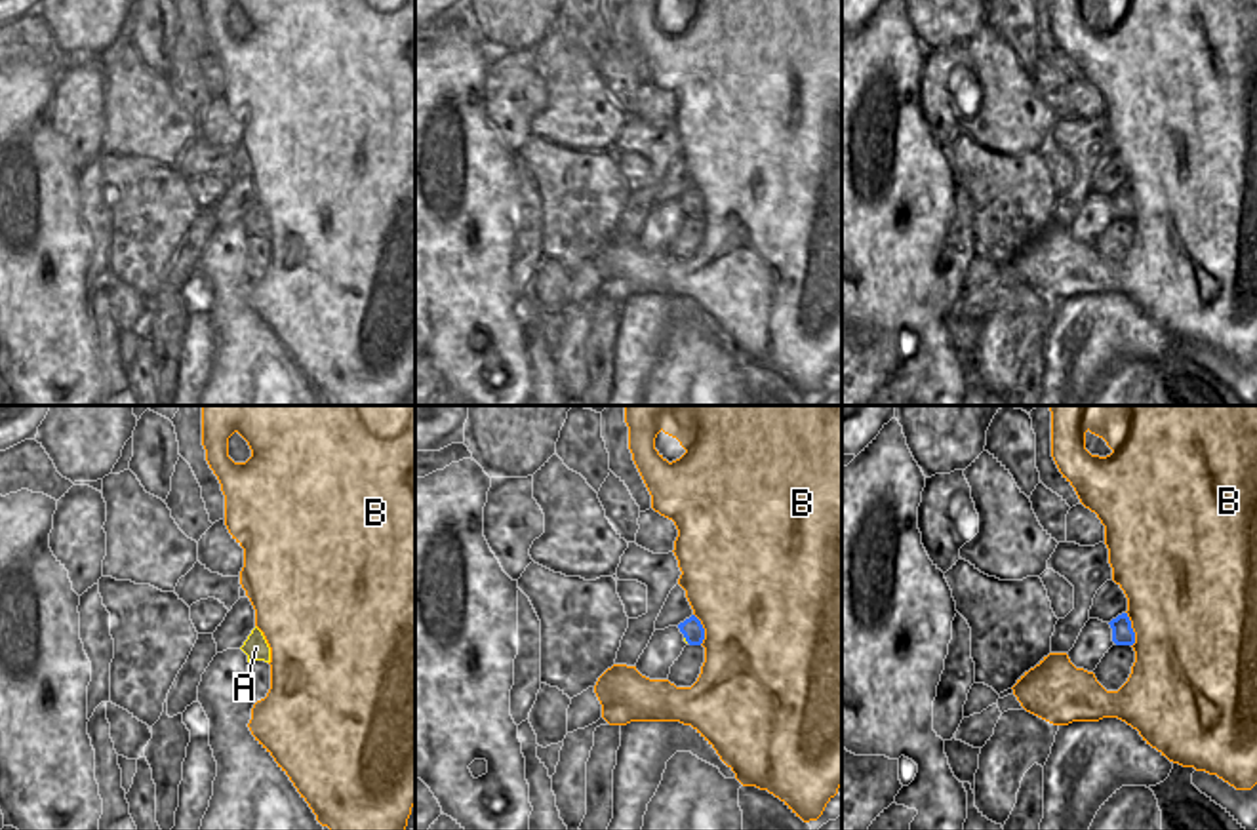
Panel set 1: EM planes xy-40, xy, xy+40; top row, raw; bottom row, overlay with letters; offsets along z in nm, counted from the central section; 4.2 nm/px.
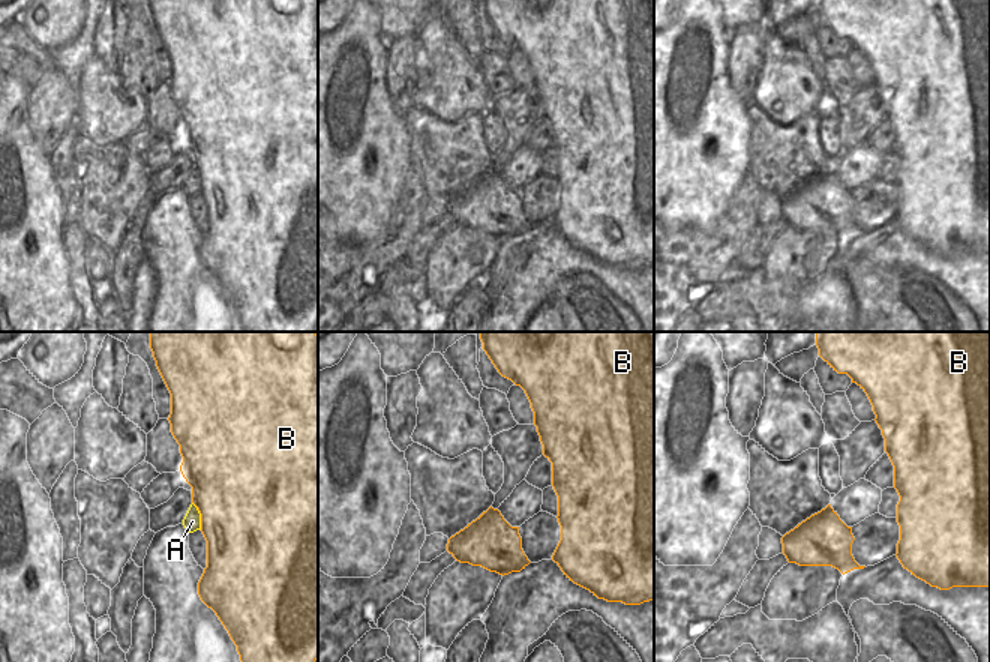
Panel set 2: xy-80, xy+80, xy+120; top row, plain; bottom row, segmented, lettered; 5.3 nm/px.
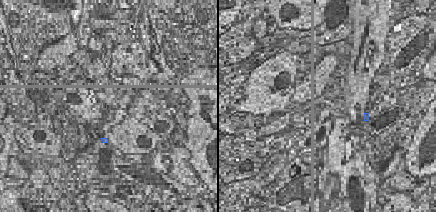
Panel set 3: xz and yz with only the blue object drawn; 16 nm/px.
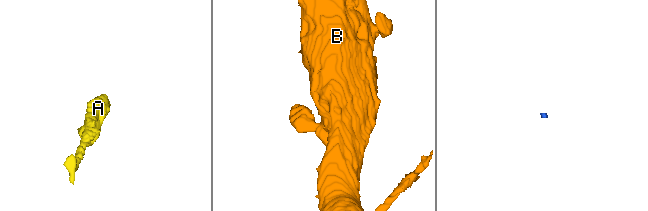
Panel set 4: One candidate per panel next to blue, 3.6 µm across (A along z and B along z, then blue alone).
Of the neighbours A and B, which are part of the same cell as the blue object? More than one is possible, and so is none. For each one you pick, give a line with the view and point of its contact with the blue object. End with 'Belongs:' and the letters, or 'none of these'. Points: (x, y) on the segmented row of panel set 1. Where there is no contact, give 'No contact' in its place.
A: Touches blue at xy (686, 640)
Belongs: A.

